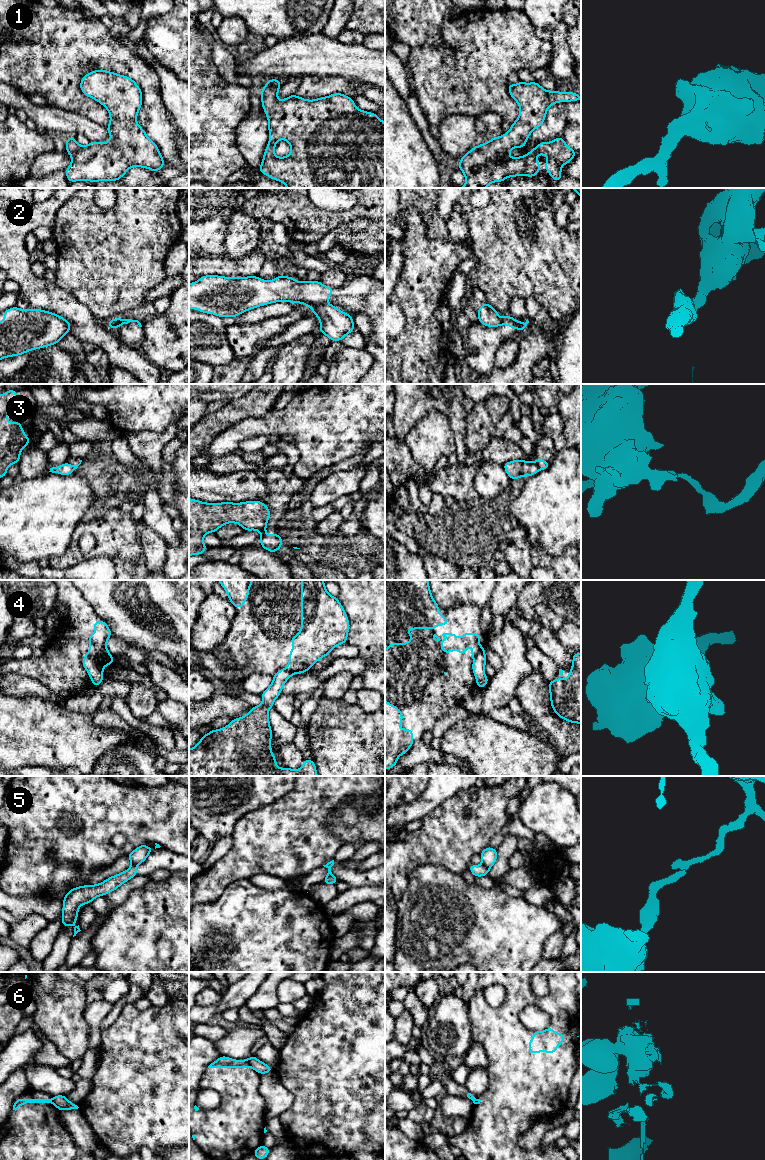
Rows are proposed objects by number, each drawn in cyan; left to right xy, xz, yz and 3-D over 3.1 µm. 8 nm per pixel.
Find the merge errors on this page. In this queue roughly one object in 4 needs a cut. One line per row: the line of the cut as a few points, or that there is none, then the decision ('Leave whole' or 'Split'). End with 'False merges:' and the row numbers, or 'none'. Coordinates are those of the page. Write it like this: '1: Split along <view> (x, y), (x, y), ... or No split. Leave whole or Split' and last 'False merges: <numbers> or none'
1: No split. Leave whole
2: Split along xz (326, 304), (320, 304), (311, 308). Split
3: Split along yz (534, 462), (539, 469). Split
4: Split along xy (88, 653), (102, 670). Split
5: Split along yz (482, 863), (488, 869). Split
6: Split along xz (246, 1060), (251, 1066). Split
False merges: 2, 3, 4, 5, 6

